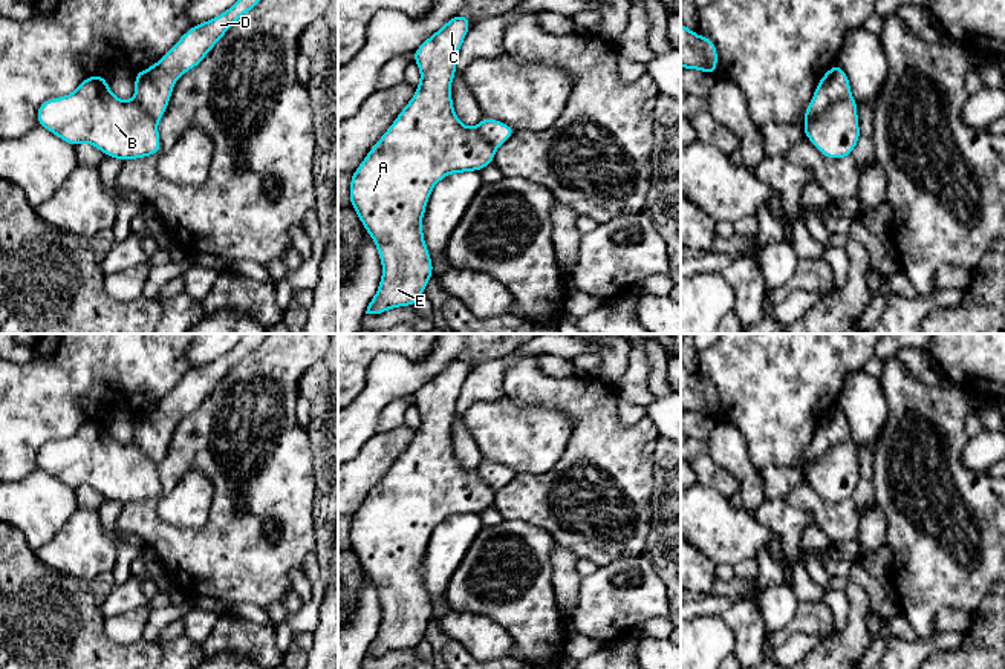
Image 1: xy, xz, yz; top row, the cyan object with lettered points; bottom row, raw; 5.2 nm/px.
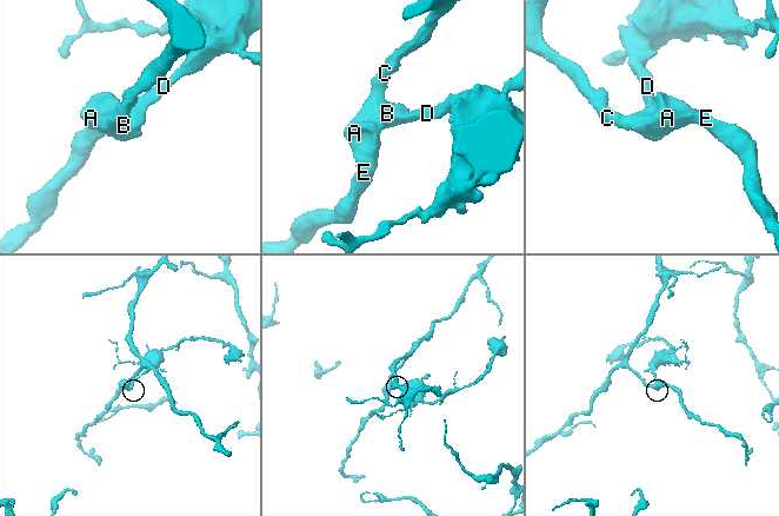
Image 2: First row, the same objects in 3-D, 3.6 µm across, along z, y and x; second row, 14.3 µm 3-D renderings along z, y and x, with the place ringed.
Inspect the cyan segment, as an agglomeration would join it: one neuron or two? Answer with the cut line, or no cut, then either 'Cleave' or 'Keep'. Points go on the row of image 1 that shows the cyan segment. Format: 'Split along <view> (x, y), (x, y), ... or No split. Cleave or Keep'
Split along yz (849, 94), (803, 124). Cleave

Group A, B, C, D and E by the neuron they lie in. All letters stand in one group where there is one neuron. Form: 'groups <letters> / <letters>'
groups A B C E / D

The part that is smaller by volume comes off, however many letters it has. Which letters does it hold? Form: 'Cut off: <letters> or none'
Cut off: D

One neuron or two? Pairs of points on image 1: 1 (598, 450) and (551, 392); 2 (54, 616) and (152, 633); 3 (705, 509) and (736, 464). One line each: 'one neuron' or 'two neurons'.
1: one neuron
2: two neurons
3: two neurons

